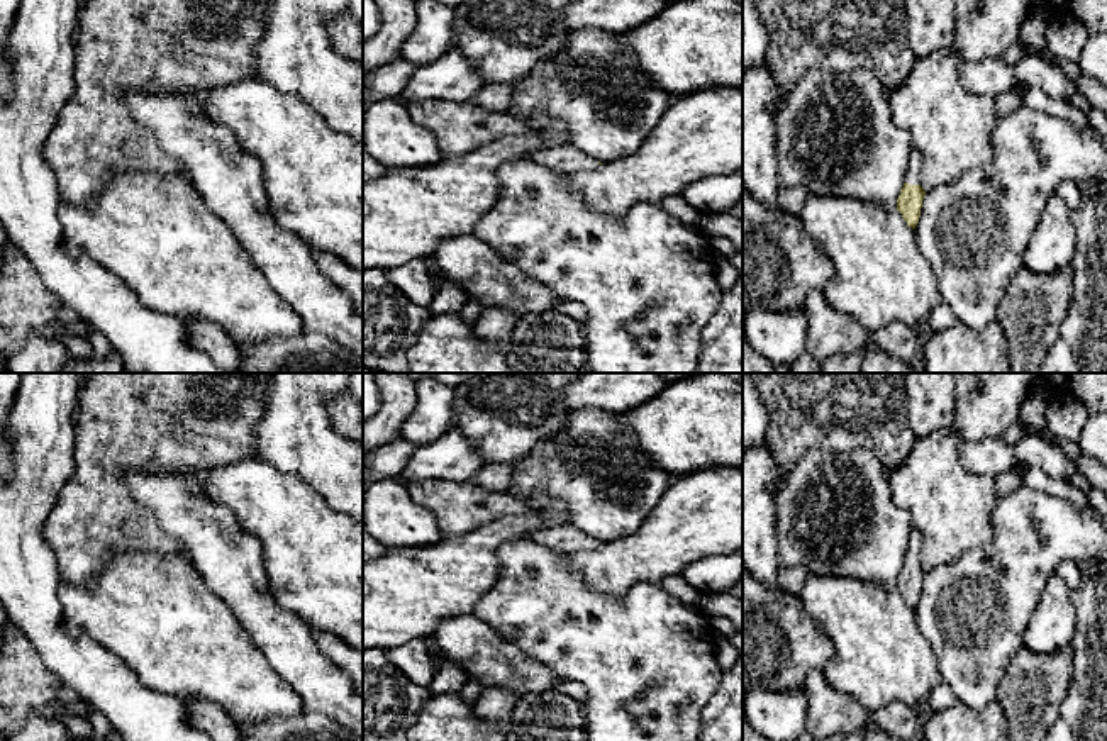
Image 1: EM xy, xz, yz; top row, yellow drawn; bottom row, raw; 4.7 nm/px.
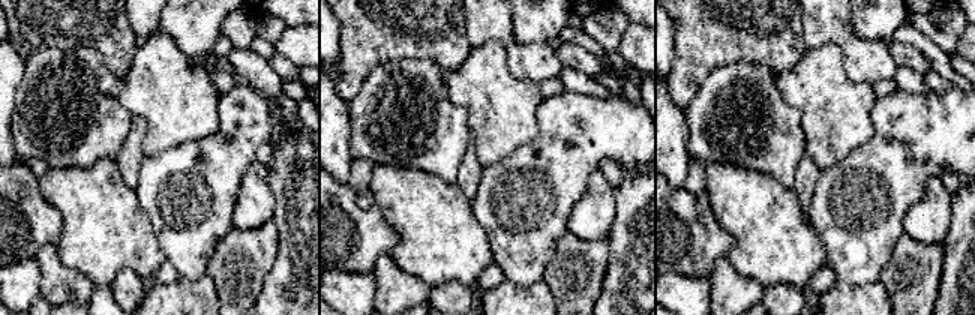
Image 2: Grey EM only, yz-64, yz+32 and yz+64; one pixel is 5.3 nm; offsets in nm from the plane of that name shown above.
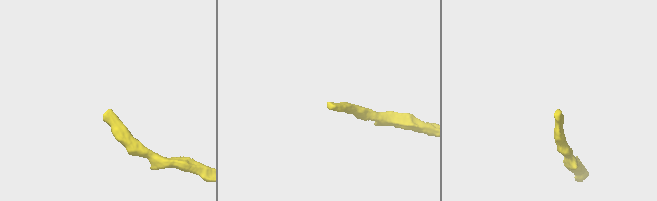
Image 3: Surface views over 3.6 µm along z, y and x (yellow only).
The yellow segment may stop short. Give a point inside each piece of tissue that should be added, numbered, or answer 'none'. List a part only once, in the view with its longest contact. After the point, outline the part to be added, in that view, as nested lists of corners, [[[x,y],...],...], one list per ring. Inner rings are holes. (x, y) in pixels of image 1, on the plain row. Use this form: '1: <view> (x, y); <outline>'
1: yz (912, 557); [[[912,526],[905,563],[921,565],[922,532]]]

